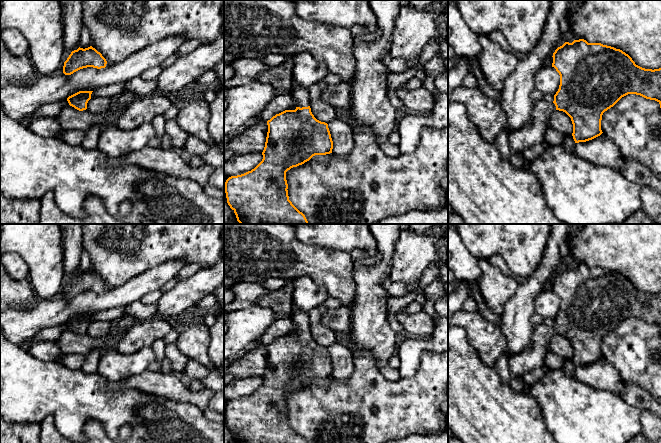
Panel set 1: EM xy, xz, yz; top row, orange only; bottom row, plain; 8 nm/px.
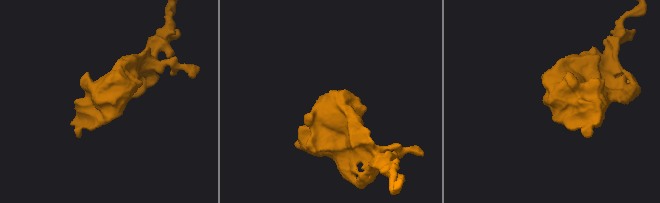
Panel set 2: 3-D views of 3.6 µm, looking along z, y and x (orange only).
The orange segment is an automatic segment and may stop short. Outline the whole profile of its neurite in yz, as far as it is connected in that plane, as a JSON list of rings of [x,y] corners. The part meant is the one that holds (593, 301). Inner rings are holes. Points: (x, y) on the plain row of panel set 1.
[[[584,263],[565,266],[555,274],[552,281],[552,291],[560,299],[560,309],[554,325],[549,327],[542,323],[534,326],[529,345],[521,353],[508,356],[512,376],[518,377],[545,365],[545,357],[550,352],[549,343],[555,334],[563,335],[571,342],[572,360],[575,367],[579,367],[600,360],[603,357],[603,337],[628,318],[655,324],[661,332],[661,292],[642,292],[622,274],[601,267],[588,267]]]

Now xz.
[[[293,305],[290,318],[296,333],[285,334],[267,345],[262,385],[251,395],[231,400],[225,406],[227,427],[237,443],[306,443],[289,424],[286,396],[315,379],[332,377],[333,365],[328,348],[317,344],[311,336],[308,311]]]

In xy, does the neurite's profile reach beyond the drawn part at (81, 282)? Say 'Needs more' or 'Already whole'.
Already whole

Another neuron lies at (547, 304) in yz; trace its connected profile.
[[[544,290],[537,295],[534,308],[543,319],[555,319],[559,313],[560,299],[554,291]]]

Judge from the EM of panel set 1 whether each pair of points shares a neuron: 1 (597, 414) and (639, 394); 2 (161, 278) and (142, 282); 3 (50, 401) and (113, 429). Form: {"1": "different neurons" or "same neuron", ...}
{"1": "different neurons", "2": "same neuron", "3": "same neuron"}

